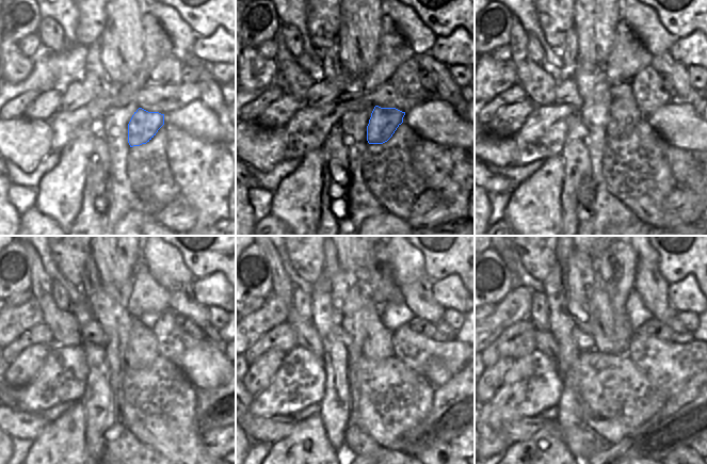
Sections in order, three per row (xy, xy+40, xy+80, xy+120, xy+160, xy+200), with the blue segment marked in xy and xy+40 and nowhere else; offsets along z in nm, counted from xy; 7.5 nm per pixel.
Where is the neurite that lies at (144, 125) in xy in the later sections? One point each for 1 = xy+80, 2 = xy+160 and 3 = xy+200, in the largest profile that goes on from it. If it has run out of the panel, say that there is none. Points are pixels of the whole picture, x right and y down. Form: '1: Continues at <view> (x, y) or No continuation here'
1: Continues at xy+80 (624, 114)
2: Continues at xy+160 (378, 339)
3: Continues at xy+200 (601, 318).

